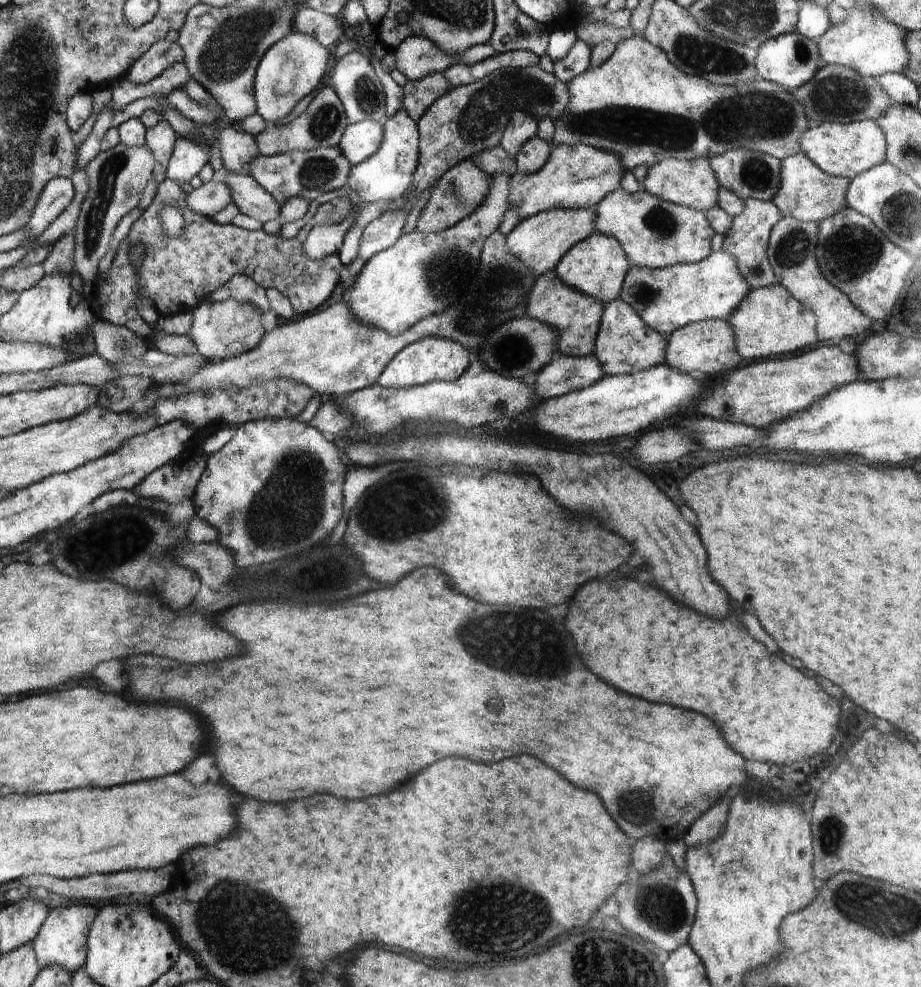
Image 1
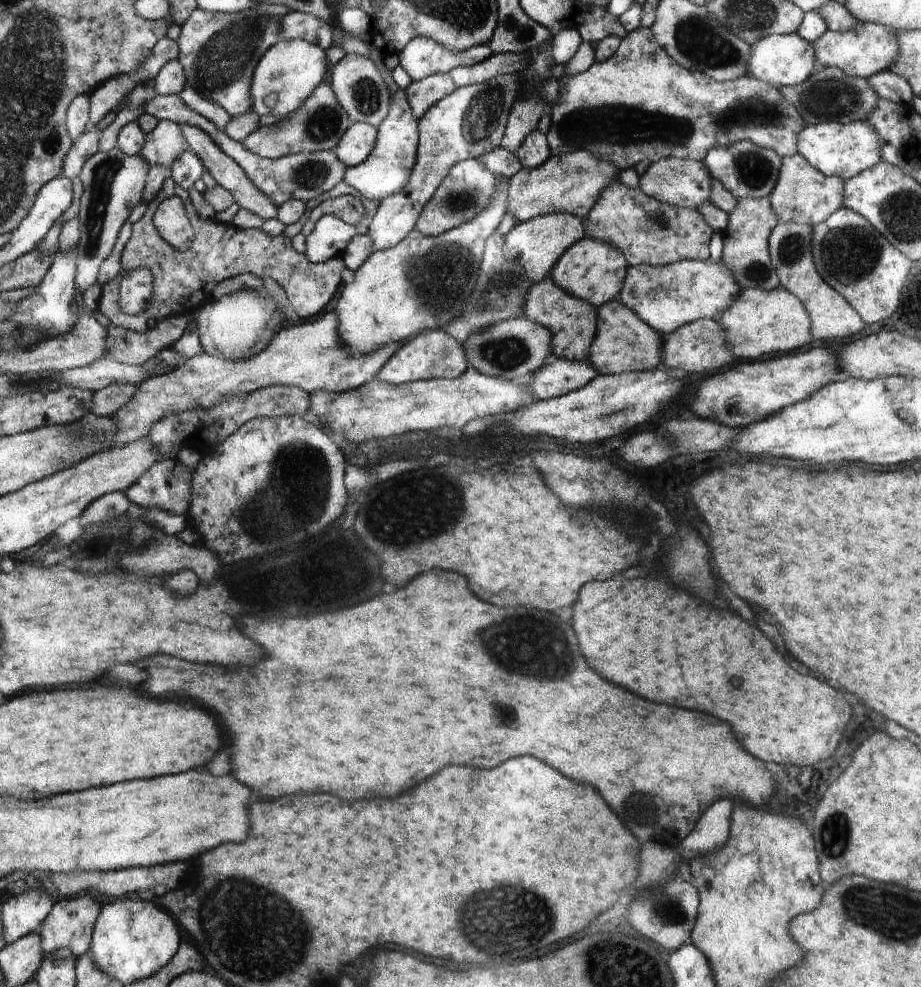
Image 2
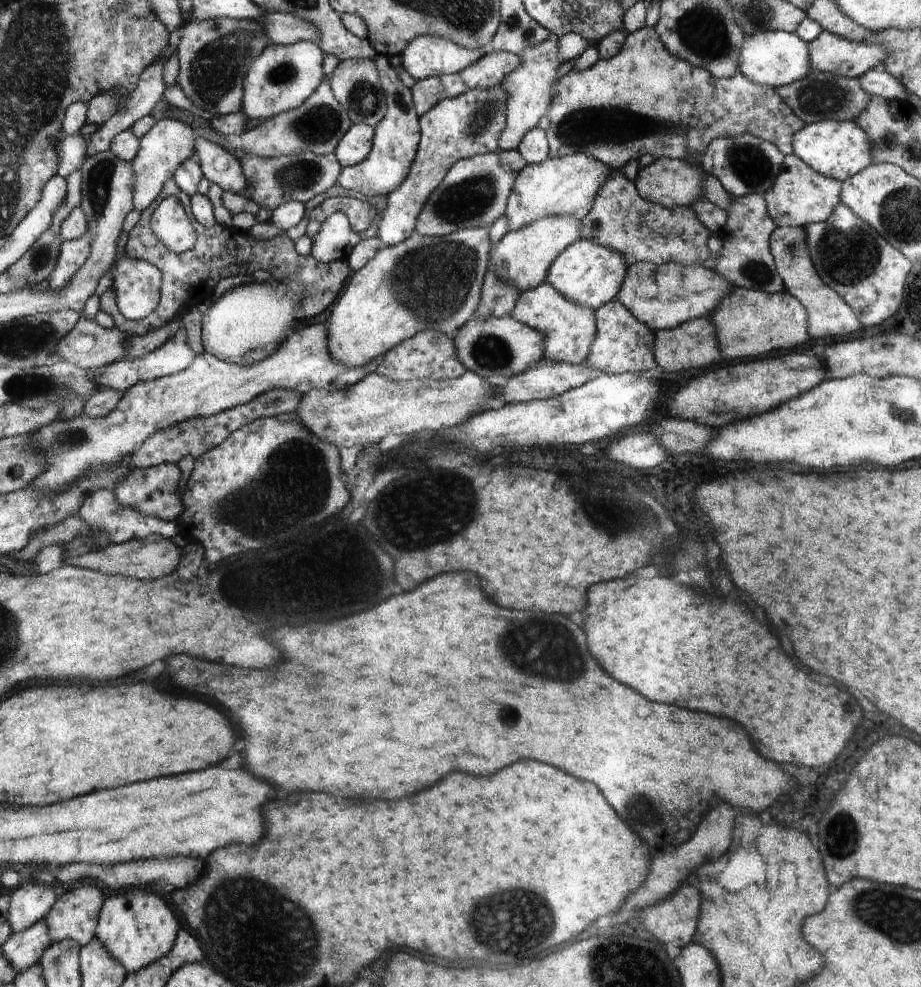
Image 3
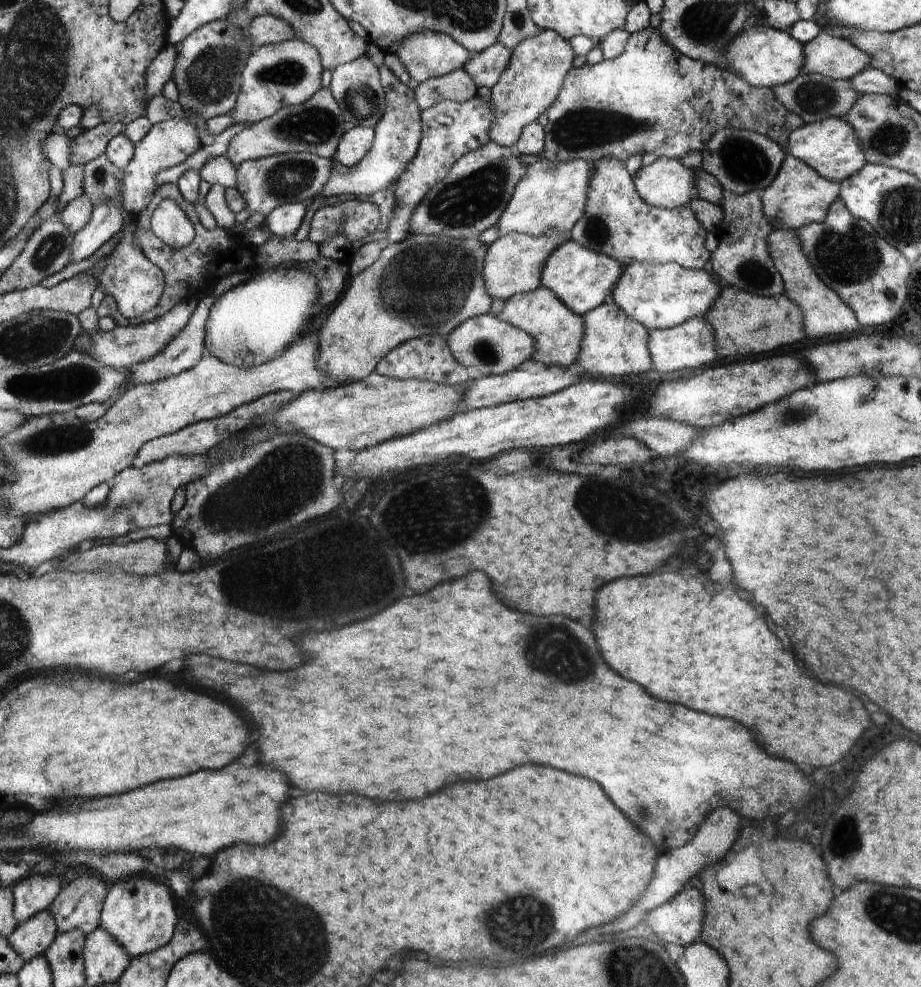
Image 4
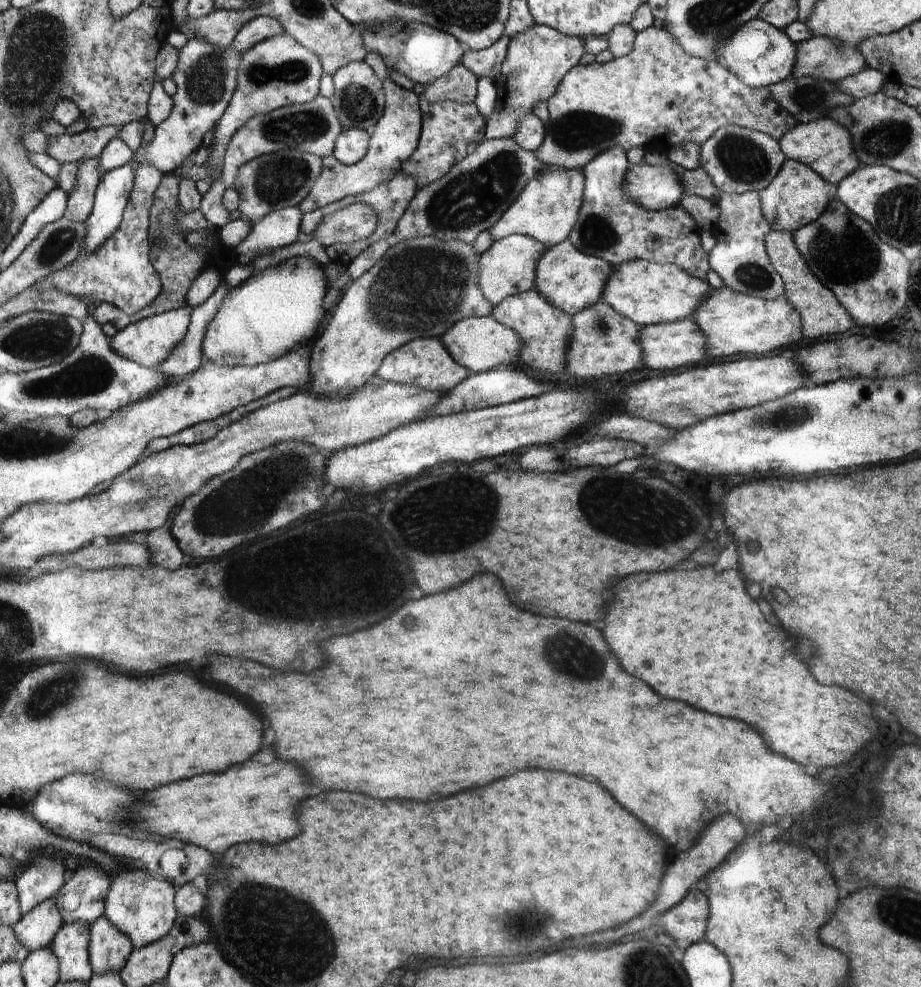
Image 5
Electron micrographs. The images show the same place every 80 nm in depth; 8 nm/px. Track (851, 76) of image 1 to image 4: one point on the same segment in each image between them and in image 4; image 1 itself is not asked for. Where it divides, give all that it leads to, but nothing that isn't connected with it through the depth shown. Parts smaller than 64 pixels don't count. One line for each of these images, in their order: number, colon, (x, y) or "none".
2: (830, 95)
3: (819, 96)
4: (813, 97)

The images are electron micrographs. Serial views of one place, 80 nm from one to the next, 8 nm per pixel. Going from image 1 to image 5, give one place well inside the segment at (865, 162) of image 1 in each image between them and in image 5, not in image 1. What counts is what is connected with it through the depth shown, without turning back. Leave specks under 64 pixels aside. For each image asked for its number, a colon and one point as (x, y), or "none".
2: (843, 150)
3: (837, 149)
4: (832, 147)
5: (825, 145)

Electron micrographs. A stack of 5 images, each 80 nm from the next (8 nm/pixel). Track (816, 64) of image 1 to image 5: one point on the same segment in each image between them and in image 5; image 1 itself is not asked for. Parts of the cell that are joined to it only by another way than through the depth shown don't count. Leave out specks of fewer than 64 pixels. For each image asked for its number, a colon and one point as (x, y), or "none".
2: (782, 60)
3: (774, 58)
4: (764, 56)
5: (759, 54)

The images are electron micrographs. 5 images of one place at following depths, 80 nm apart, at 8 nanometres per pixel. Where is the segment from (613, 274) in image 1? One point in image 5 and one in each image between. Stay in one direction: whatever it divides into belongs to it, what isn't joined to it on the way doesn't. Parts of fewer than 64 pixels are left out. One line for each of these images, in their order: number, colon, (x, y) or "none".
2: (596, 271)
3: (589, 274)
4: (583, 279)
5: (570, 280)

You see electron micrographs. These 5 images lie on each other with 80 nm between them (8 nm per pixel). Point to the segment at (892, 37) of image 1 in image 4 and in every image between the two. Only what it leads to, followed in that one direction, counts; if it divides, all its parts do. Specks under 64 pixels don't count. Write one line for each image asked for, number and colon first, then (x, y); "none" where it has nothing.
2: (867, 49)
3: (831, 53)
4: (828, 54)

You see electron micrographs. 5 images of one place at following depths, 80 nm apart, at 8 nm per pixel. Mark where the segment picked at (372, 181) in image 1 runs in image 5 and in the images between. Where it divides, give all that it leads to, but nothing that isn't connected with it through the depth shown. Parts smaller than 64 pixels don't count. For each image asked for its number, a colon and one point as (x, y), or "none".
2: (387, 170)
3: (396, 143)
4: (398, 135)
5: (396, 136)

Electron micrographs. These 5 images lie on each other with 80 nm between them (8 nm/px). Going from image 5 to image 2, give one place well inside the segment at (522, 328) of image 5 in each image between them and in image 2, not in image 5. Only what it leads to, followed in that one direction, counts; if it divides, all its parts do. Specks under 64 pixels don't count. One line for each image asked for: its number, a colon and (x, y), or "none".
2: (574, 322)
3: (568, 328)
4: (558, 332)

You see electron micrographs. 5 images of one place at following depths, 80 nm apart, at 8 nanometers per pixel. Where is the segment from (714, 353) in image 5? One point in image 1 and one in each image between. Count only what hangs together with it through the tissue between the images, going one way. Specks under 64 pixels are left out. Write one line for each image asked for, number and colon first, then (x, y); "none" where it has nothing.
1: (771, 316)
2: (760, 322)
3: (750, 323)
4: (744, 324)

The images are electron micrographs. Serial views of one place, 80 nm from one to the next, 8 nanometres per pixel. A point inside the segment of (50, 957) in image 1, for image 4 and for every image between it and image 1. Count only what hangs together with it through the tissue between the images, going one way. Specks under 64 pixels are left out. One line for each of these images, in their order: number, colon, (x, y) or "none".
2: (70, 924)
3: (75, 915)
4: (79, 906)

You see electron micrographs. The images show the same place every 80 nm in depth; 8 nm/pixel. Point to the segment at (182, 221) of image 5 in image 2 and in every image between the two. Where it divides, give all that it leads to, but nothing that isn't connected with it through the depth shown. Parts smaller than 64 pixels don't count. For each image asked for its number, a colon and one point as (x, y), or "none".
2: (184, 280)
3: (189, 279)
4: (189, 274)

